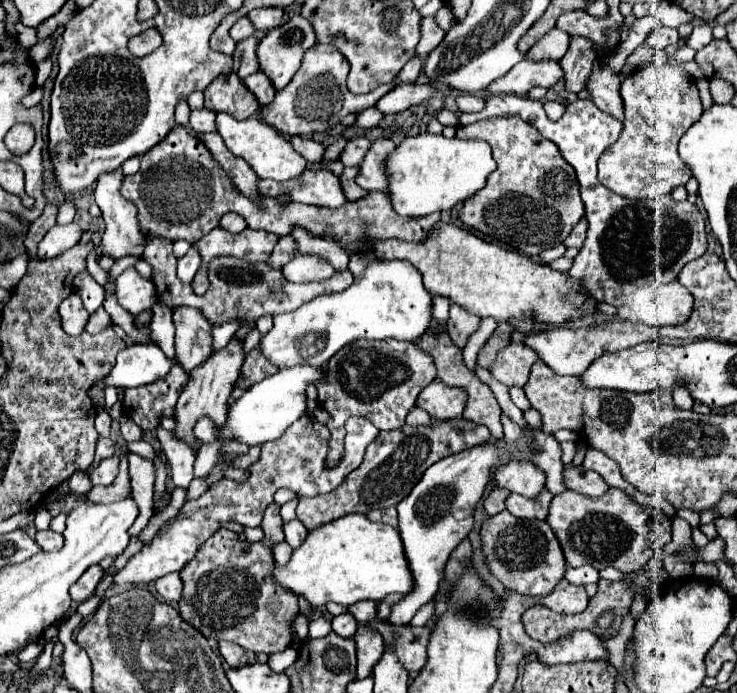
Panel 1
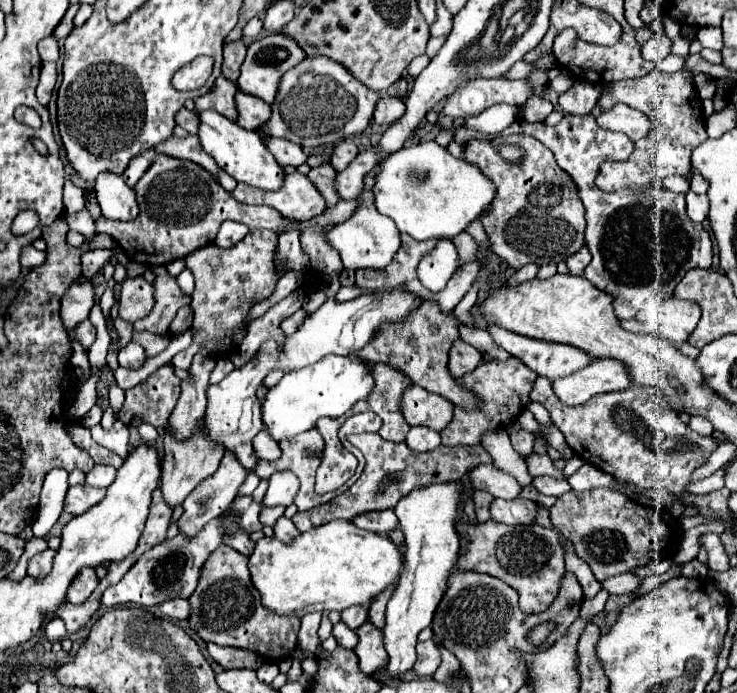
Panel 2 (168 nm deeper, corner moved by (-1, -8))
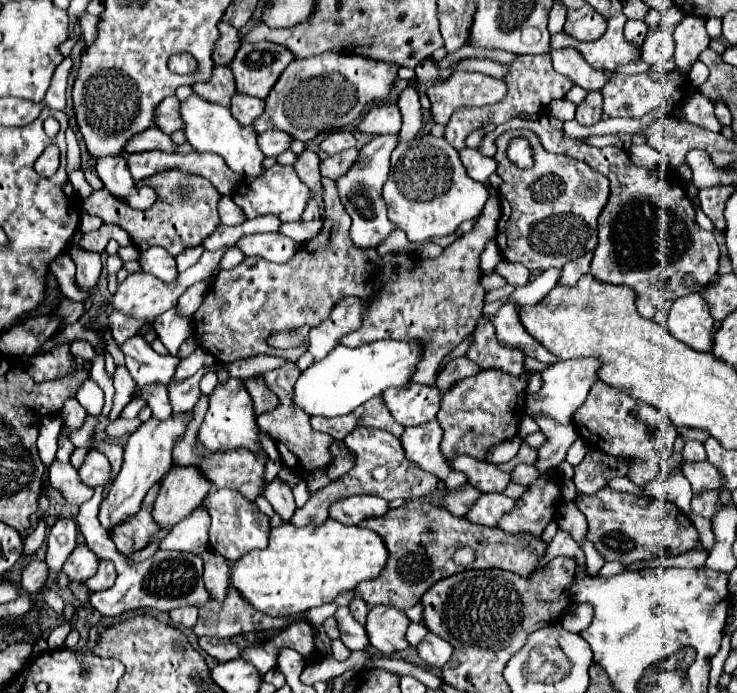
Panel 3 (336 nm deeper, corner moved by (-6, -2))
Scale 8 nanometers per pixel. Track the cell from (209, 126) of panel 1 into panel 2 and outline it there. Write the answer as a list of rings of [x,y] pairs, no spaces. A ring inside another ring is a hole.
[[[181,108],[177,114],[175,114],[175,124],[185,128],[189,134],[195,134],[197,130],[197,124],[199,124],[199,118],[195,118],[197,112],[189,112],[187,108]]]

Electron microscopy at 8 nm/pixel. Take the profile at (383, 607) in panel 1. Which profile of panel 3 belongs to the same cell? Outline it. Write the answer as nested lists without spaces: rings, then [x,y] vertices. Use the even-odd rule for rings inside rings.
[[[428,498],[408,500],[408,504],[390,510],[380,518],[364,520],[360,526],[380,534],[390,556],[382,576],[360,584],[360,588],[356,590],[358,594],[362,594],[368,606],[384,604],[402,612],[406,612],[416,600],[420,600],[434,582],[468,568],[500,568],[518,572],[520,576],[528,576],[530,572],[538,570],[538,562],[544,558],[548,548],[542,536],[528,536],[528,532],[524,532],[524,536],[512,536],[508,532],[500,532],[498,528],[480,528],[480,524],[472,524],[466,518],[450,516],[446,508],[432,504]],[[464,546],[476,552],[476,560],[470,566],[458,566],[452,560],[454,552]]]

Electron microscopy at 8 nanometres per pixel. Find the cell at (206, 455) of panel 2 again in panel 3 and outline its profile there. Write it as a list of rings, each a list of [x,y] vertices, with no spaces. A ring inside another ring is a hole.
[[[172,468],[160,482],[160,494],[154,502],[154,520],[160,528],[174,526],[186,518],[208,494],[212,484],[196,468]]]

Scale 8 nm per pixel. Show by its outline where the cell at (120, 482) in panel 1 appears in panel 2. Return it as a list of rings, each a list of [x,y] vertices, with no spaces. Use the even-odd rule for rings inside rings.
[[[87,484],[69,486],[63,510],[73,514],[73,516],[83,514],[83,512],[89,510],[89,506],[95,506],[99,500],[103,500],[103,494],[105,494],[105,490],[93,488],[93,486],[87,486]]]

